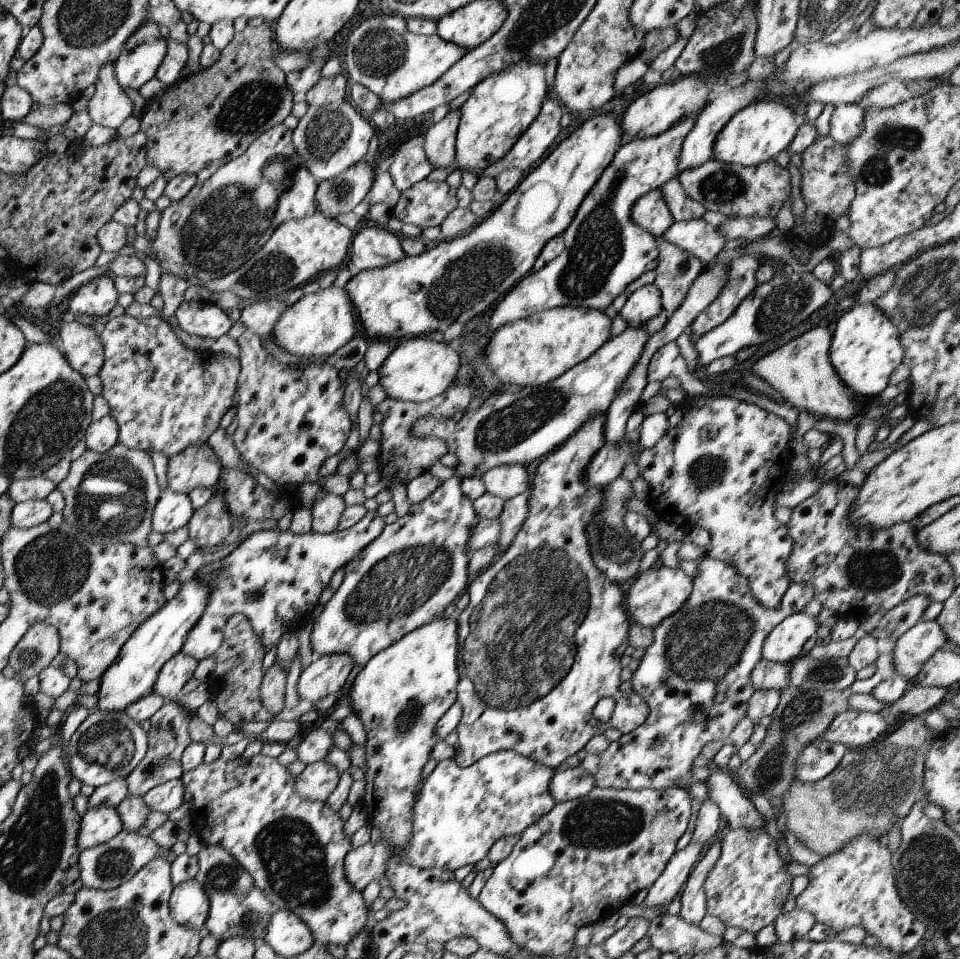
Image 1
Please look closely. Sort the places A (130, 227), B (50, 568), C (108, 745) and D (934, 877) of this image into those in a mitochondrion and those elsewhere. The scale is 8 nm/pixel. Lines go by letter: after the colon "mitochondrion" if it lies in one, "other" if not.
A: other
B: mitochondrion
C: mitochondrion
D: mitochondrion

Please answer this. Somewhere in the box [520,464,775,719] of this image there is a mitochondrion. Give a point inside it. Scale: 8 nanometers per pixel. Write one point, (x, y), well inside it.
(718, 633)

